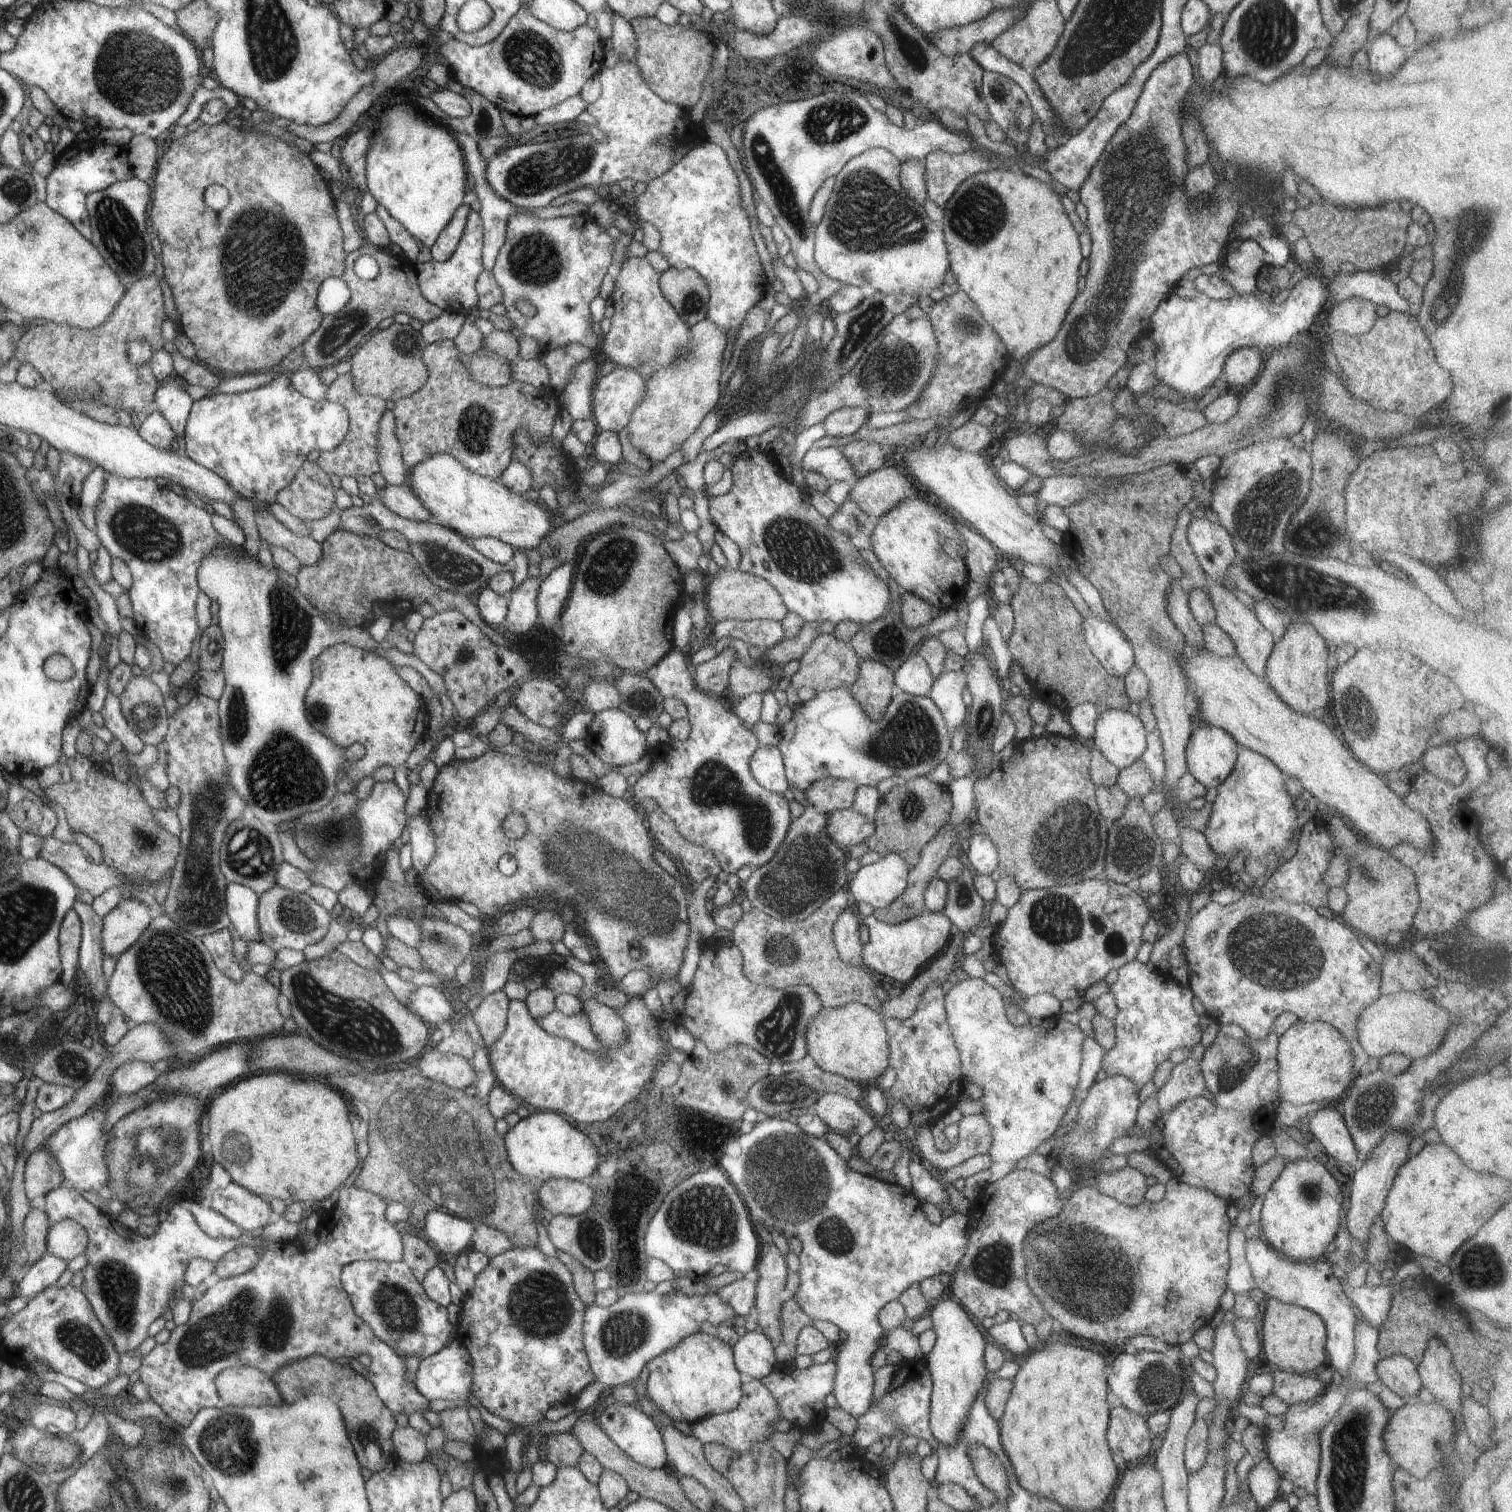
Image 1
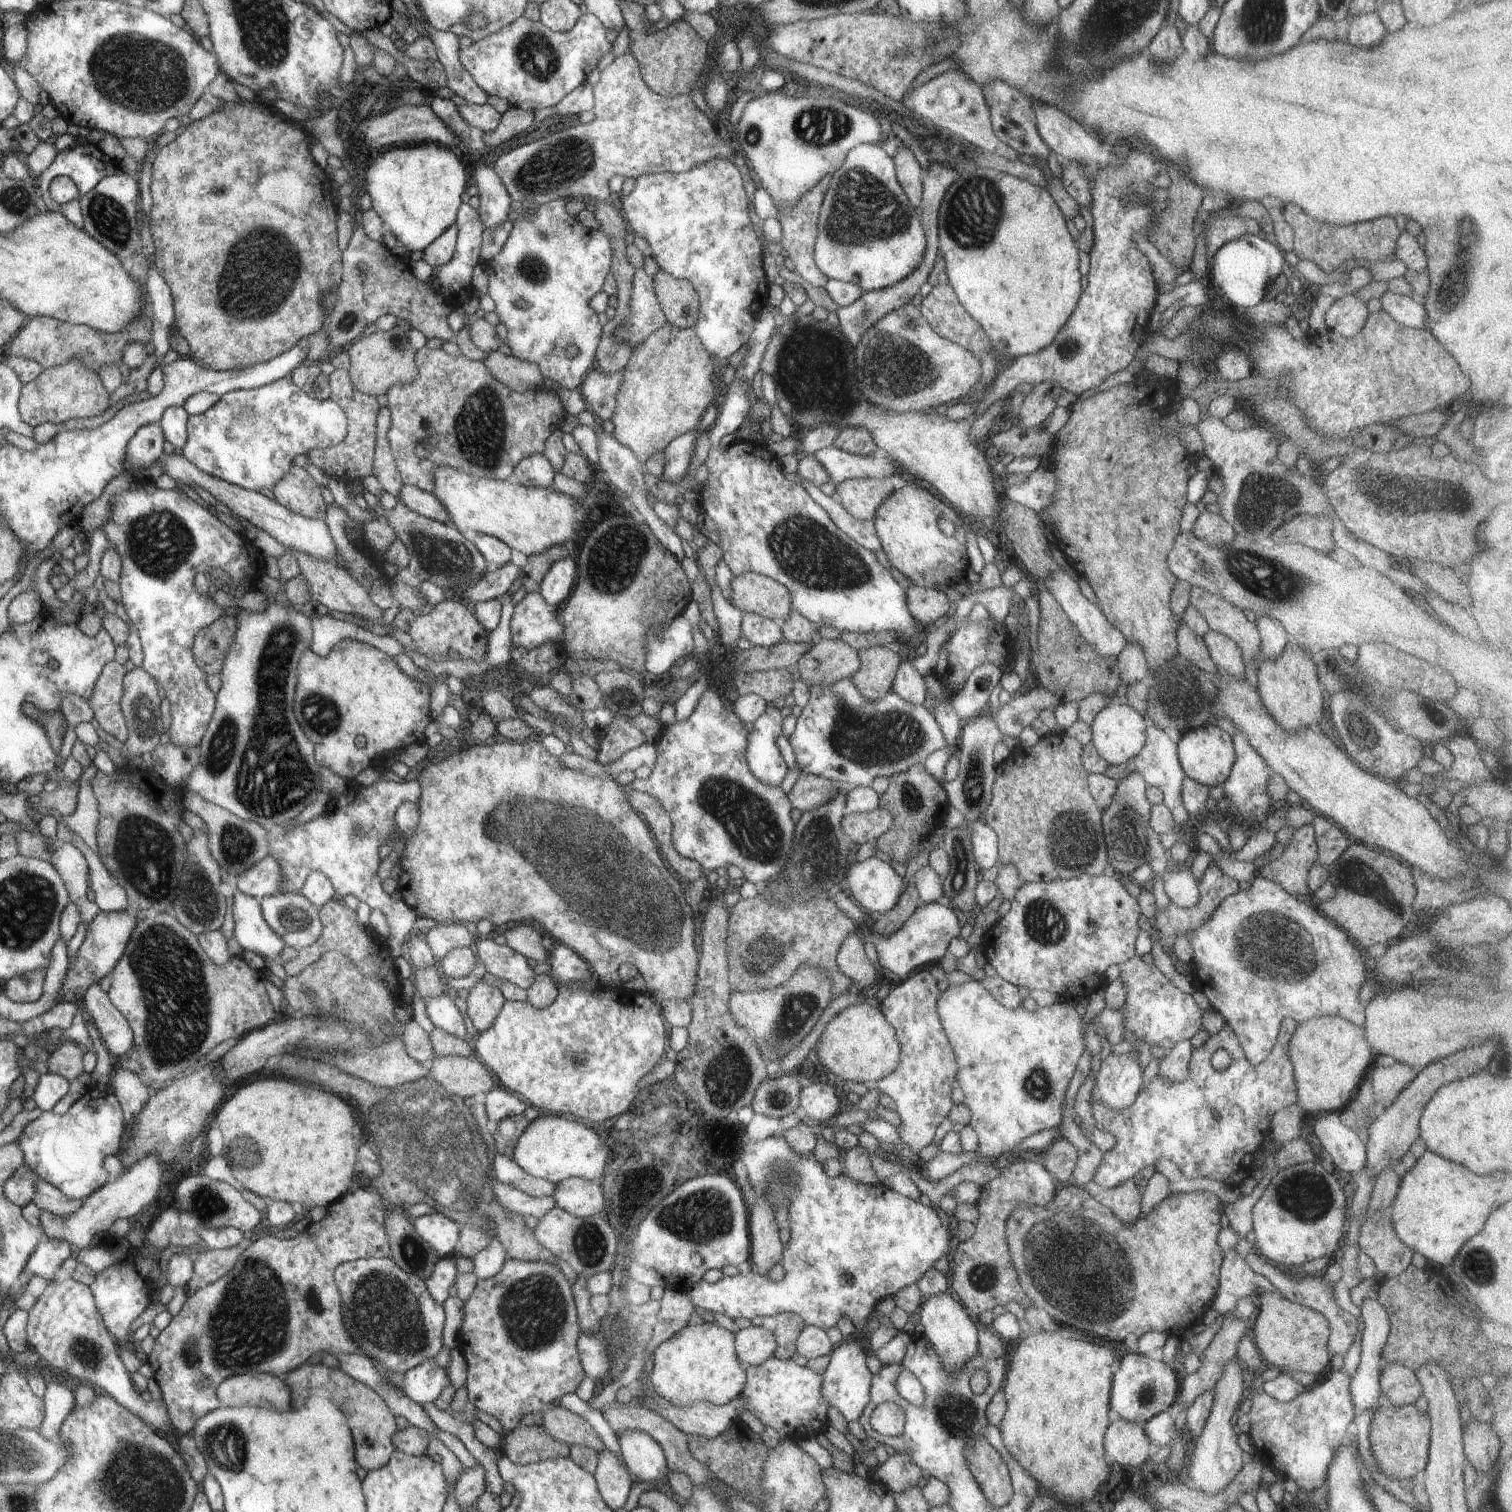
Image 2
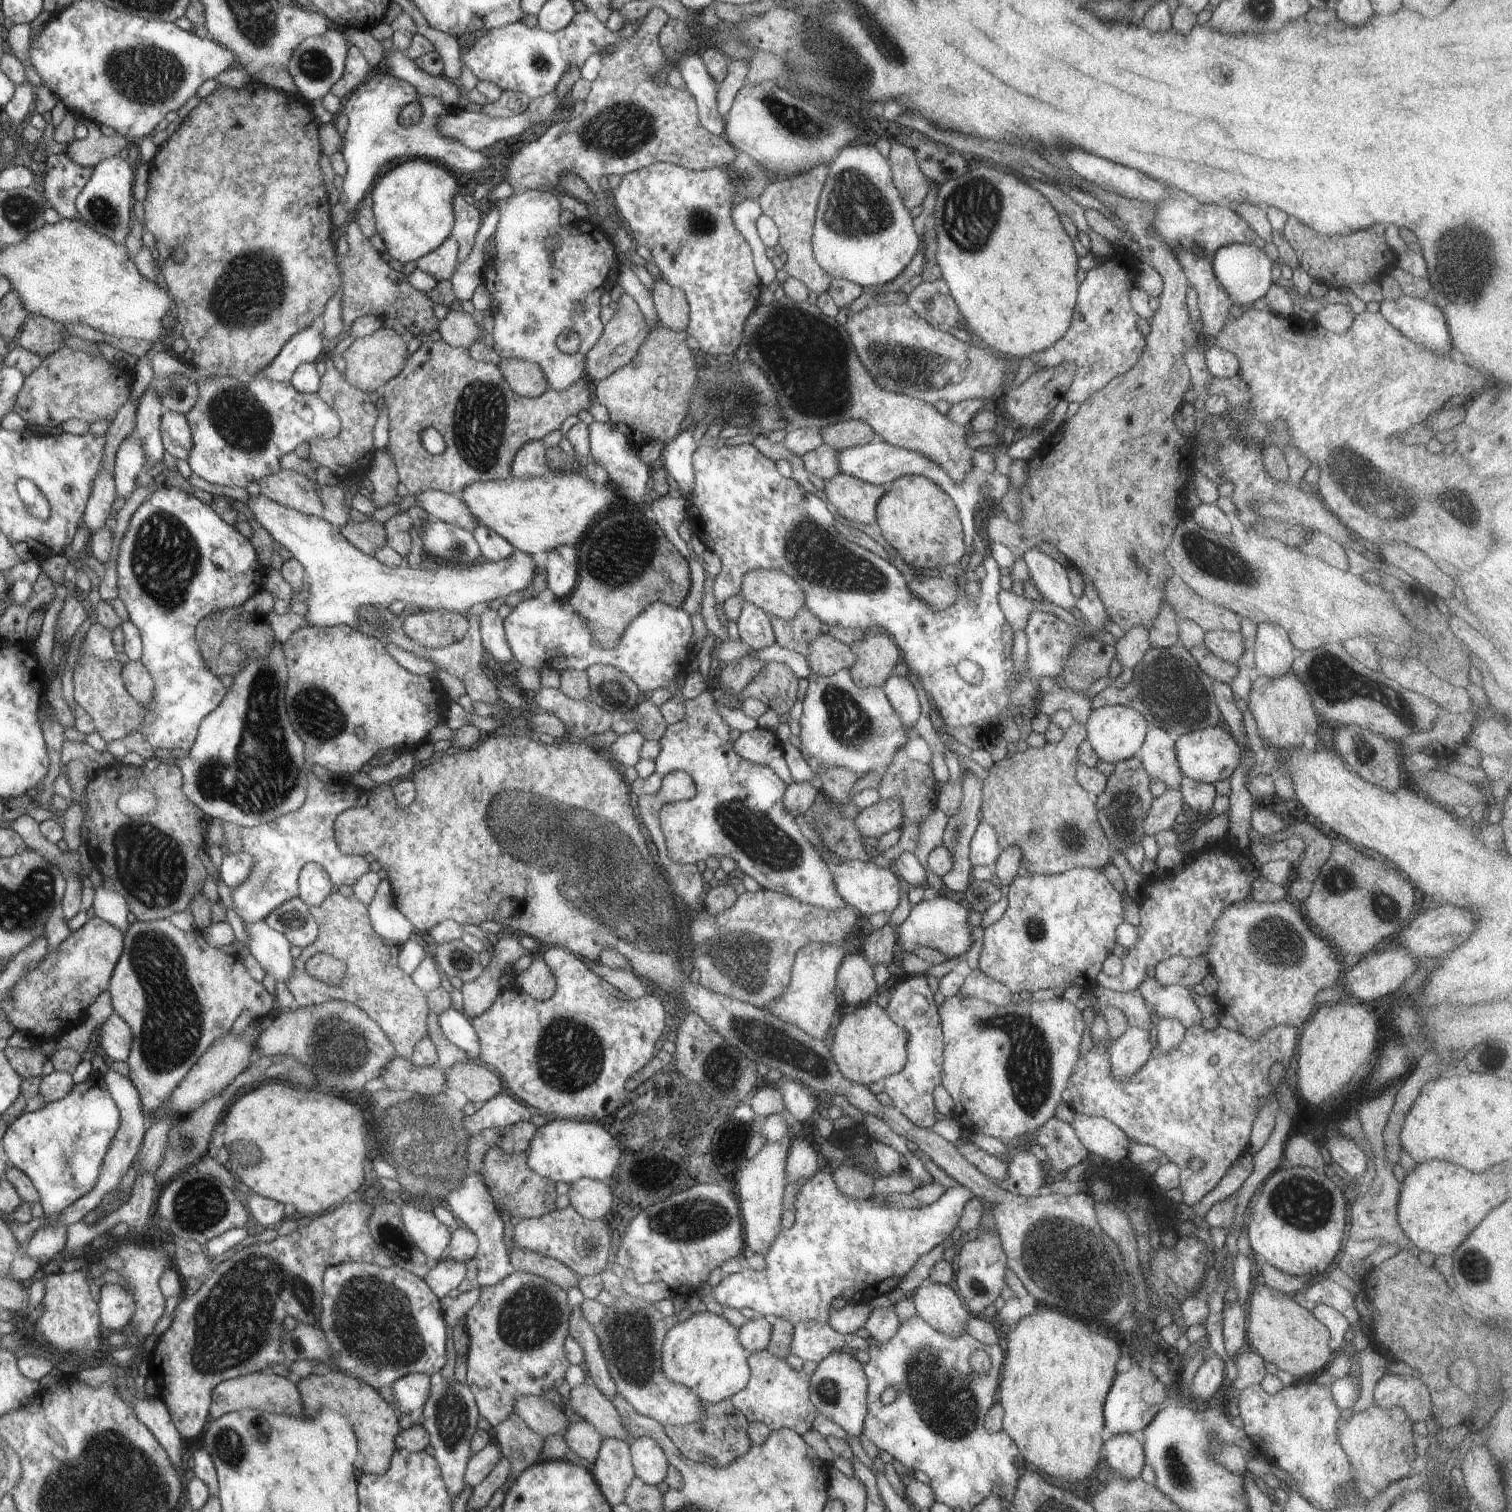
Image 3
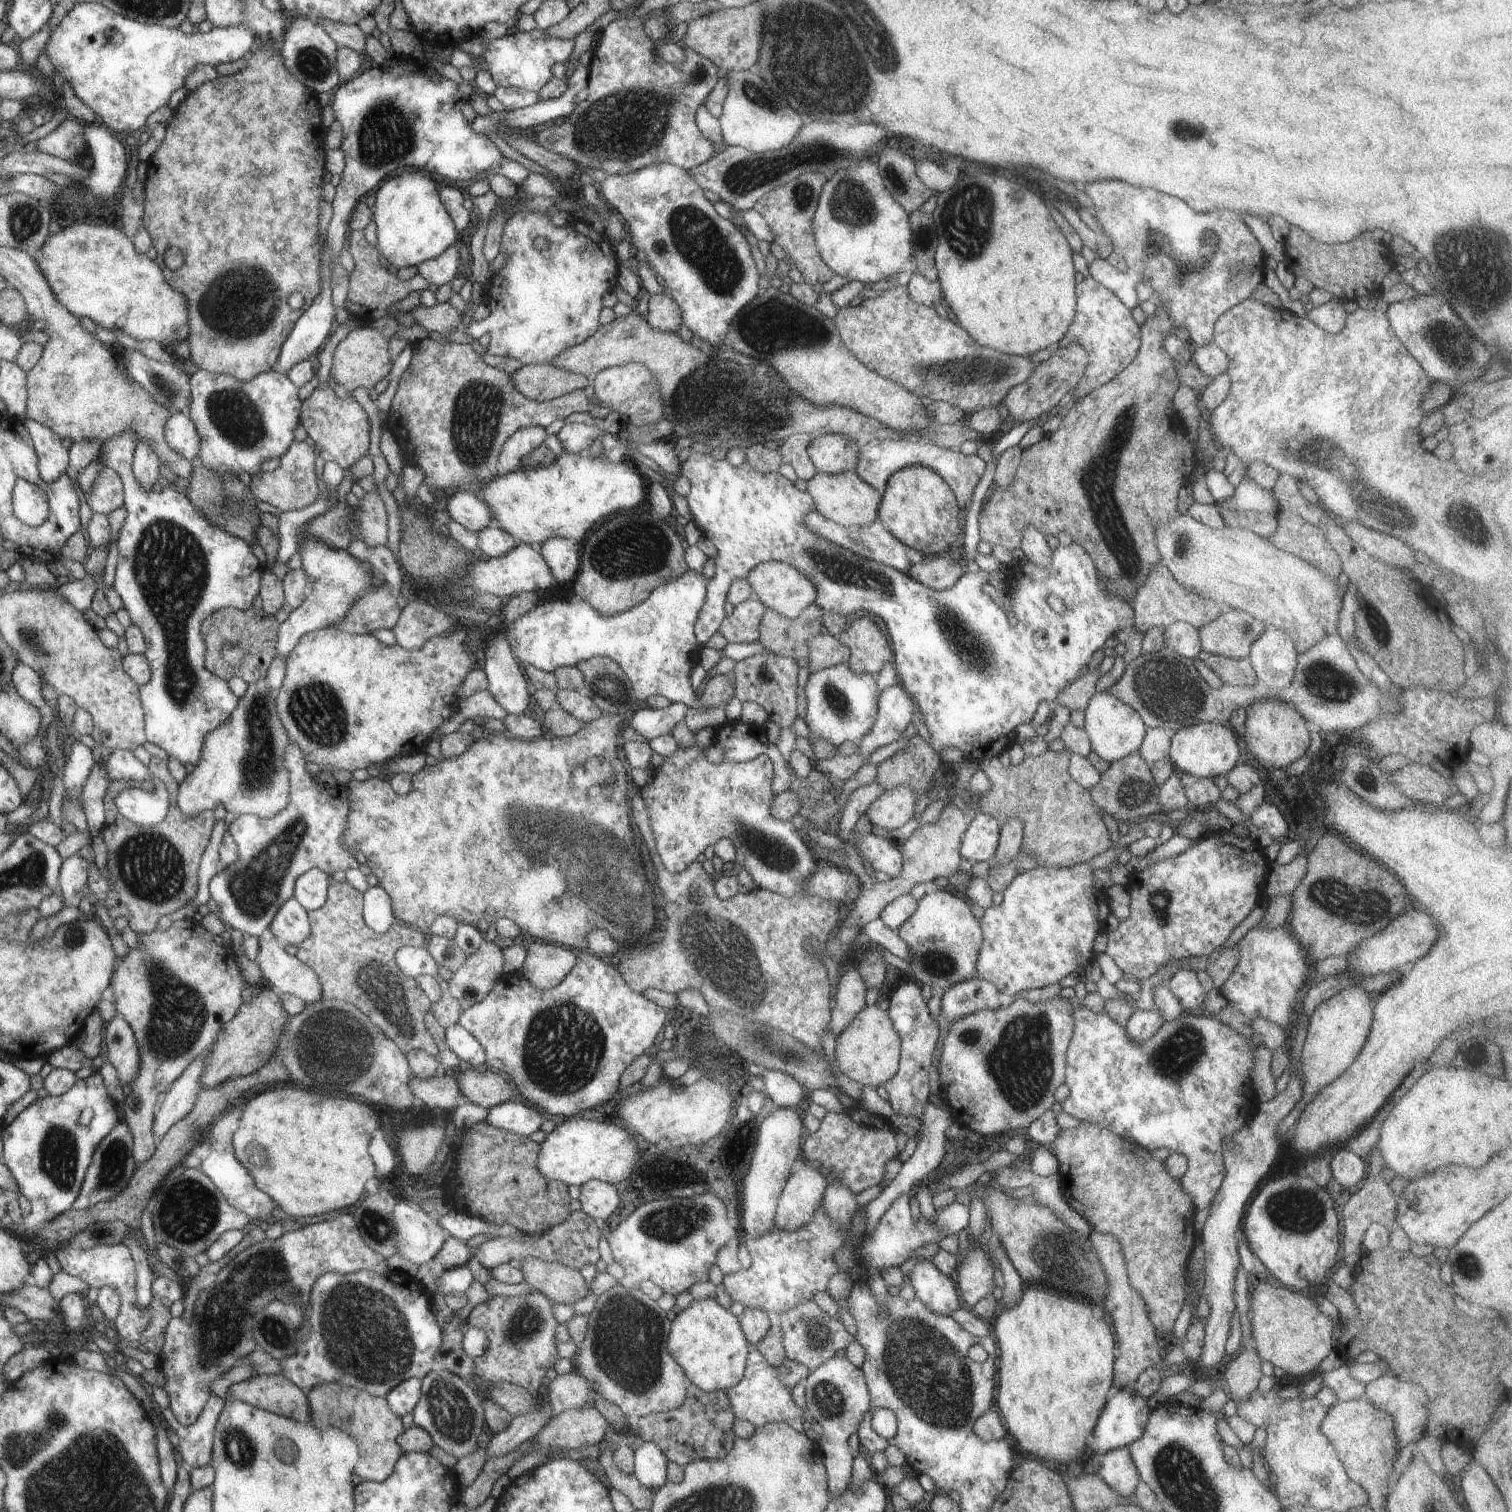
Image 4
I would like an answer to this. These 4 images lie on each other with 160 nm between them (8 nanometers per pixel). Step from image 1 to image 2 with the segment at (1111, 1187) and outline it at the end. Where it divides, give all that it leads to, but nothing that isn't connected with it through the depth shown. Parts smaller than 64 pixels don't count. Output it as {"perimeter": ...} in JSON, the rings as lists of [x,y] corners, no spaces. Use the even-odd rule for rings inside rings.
{"perimeter":[[[1142,1172],[1136,1173],[1126,1182],[1111,1189],[1101,1187],[1094,1180],[1082,1188],[1086,1189],[1100,1204],[1110,1207],[1123,1223],[1133,1225],[1133,1222],[1142,1216],[1139,1178],[1142,1178]]]}

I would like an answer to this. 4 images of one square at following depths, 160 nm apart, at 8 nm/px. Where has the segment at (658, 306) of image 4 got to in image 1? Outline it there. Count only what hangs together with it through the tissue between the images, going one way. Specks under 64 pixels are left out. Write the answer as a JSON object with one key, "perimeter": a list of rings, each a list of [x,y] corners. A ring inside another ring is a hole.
{"perimeter":[[[670,267],[662,273],[660,286],[690,326],[707,318],[710,291],[696,269]]]}

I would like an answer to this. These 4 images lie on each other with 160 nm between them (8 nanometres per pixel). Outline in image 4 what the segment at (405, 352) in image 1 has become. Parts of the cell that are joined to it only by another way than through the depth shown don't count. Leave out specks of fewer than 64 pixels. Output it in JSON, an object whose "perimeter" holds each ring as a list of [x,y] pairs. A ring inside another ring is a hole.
{"perimeter":[[[360,325],[352,330],[336,347],[330,372],[331,378],[334,378],[338,386],[346,389],[346,392],[351,393],[359,387],[370,391],[371,388],[375,388],[376,384],[380,383],[380,380],[385,380],[386,376],[390,374],[392,360],[390,360],[388,352],[390,352],[388,340],[378,330]]]}

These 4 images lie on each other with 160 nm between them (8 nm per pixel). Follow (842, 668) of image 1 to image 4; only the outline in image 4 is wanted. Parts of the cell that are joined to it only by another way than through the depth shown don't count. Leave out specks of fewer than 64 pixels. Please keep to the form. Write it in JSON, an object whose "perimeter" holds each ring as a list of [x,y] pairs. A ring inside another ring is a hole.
{"perimeter":[[[828,632],[816,636],[808,642],[808,666],[811,673],[849,663],[851,651]]]}

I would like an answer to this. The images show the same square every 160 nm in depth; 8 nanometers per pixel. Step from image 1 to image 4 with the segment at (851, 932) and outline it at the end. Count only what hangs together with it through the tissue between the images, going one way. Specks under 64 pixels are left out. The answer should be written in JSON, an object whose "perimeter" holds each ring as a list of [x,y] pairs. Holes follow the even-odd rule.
{"perimeter":[[[848,967],[842,971],[844,974],[839,978],[835,994],[836,1005],[832,1008],[829,1023],[829,1031],[836,1036],[867,1006],[865,997],[869,990],[860,976],[859,968]]]}

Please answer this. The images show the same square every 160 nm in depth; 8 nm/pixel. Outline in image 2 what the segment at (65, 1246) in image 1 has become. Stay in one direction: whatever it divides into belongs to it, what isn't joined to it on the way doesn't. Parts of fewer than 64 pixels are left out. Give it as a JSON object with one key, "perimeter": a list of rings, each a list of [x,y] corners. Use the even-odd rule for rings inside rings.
{"perimeter":[[[152,1153],[146,1159],[136,1163],[134,1167],[114,1177],[112,1181],[106,1183],[98,1191],[93,1192],[74,1214],[62,1217],[48,1211],[41,1211],[39,1219],[42,1230],[45,1232],[45,1239],[66,1241],[73,1246],[76,1254],[83,1248],[90,1246],[90,1242],[96,1233],[108,1231],[118,1218],[136,1220],[145,1210],[145,1206],[156,1198],[156,1194],[160,1190],[160,1178],[164,1172],[164,1166]]]}

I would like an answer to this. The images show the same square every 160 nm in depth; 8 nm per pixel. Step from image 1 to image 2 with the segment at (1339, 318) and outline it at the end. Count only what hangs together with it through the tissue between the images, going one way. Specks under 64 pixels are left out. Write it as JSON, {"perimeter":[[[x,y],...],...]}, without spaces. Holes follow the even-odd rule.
{"perimeter":[[[1346,292],[1328,308],[1325,323],[1330,332],[1350,338],[1362,332],[1369,314],[1367,302]]]}

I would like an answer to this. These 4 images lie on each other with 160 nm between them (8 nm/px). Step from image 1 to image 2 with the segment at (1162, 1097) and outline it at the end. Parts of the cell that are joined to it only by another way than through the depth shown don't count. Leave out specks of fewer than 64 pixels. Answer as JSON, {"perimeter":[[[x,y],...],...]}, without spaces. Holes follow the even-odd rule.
{"perimeter":[[[1180,1041],[1159,1063],[1159,1077],[1171,1083],[1182,1083],[1188,1078],[1189,1064],[1193,1053],[1190,1041]]]}

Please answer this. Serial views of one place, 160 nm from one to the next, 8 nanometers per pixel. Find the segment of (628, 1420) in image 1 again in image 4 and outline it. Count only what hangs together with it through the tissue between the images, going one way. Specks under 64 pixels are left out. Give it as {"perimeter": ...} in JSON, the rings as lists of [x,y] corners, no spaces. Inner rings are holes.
{"perimeter":[[[640,1442],[634,1451],[634,1470],[638,1485],[656,1491],[667,1484],[667,1462],[662,1450],[654,1442]]]}

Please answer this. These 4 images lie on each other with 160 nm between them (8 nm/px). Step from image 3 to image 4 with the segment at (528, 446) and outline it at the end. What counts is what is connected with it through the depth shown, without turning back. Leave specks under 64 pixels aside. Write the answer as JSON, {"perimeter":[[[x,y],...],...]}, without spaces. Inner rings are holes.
{"perimeter":[[[524,426],[518,428],[506,442],[499,455],[498,476],[518,471],[523,467],[522,458],[530,454],[534,448],[544,443],[547,433],[540,426]]]}

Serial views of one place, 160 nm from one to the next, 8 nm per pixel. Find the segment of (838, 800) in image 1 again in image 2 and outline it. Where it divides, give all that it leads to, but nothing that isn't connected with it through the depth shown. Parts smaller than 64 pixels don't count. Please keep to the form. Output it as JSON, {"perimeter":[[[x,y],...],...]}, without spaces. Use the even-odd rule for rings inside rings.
{"perimeter":[[[800,775],[787,797],[793,808],[802,812],[825,805],[837,796],[838,782],[818,775]]]}

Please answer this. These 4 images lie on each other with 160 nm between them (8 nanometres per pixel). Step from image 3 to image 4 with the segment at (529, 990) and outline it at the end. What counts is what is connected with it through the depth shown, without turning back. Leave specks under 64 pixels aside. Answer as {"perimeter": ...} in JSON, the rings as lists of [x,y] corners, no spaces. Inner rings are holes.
{"perimeter":[[[534,940],[527,947],[527,957],[520,974],[534,988],[547,991],[562,982],[562,979],[577,965],[576,951],[543,940]]]}

